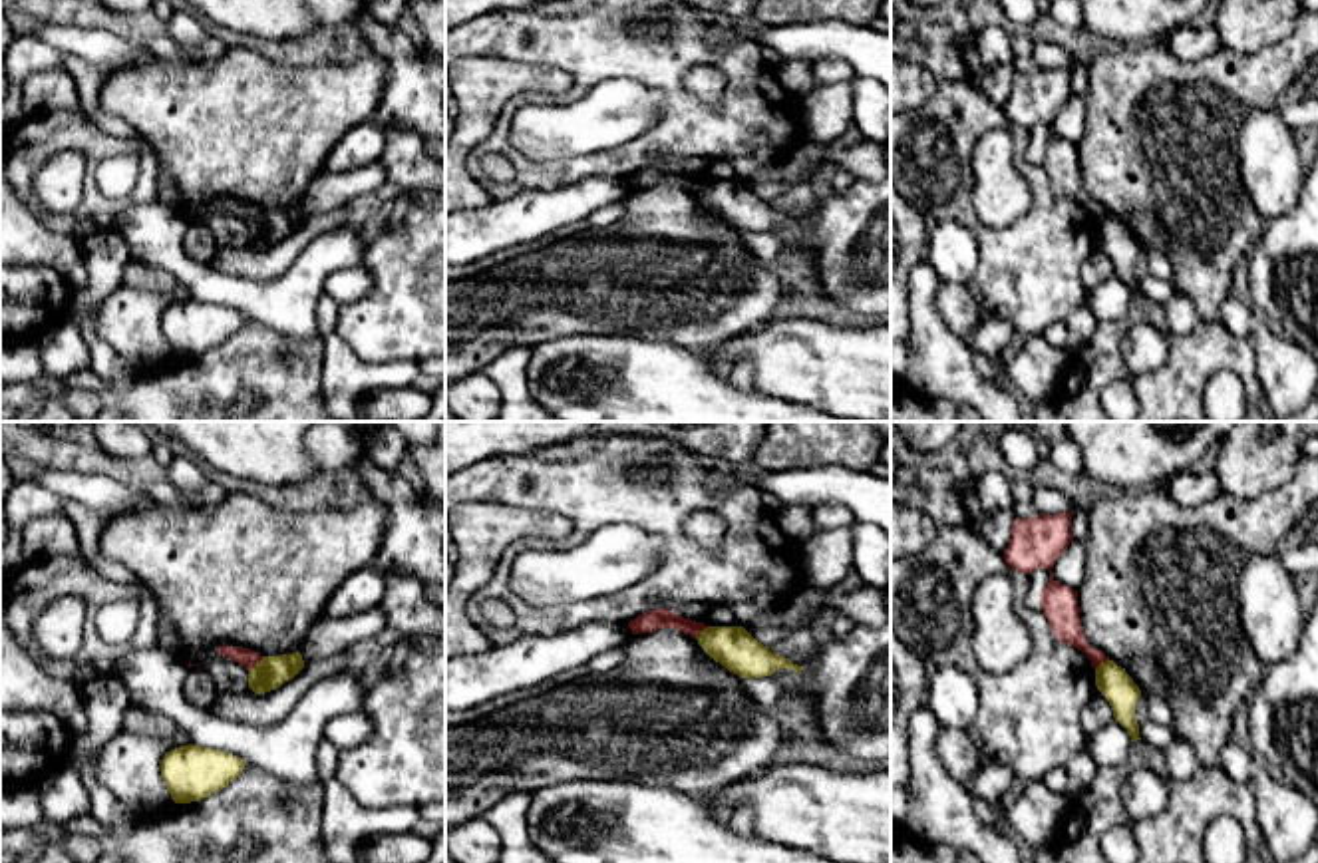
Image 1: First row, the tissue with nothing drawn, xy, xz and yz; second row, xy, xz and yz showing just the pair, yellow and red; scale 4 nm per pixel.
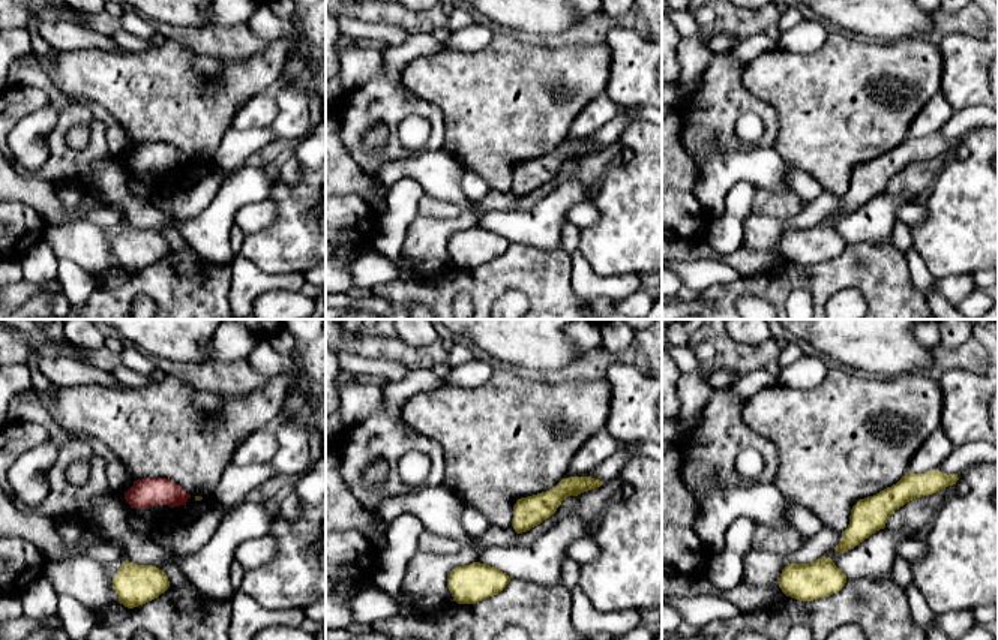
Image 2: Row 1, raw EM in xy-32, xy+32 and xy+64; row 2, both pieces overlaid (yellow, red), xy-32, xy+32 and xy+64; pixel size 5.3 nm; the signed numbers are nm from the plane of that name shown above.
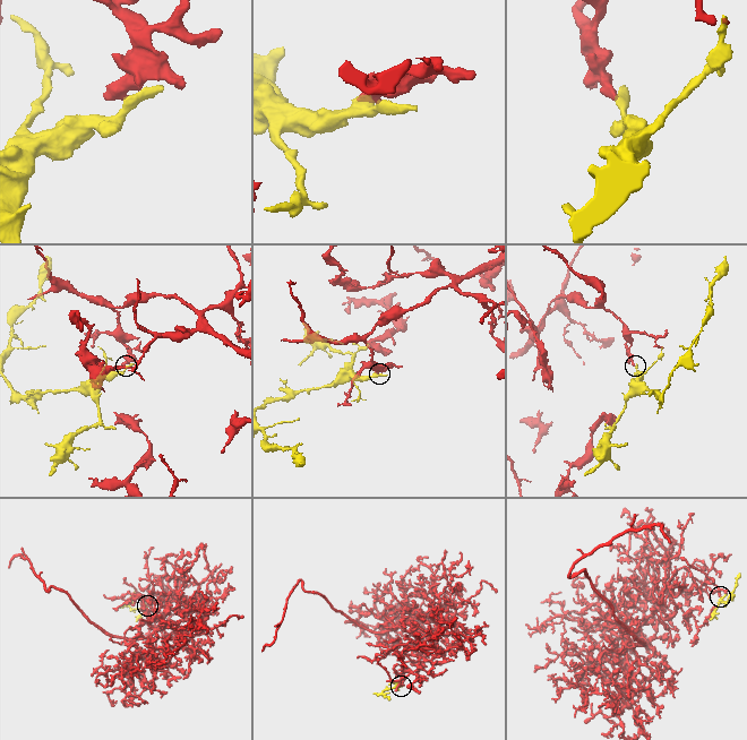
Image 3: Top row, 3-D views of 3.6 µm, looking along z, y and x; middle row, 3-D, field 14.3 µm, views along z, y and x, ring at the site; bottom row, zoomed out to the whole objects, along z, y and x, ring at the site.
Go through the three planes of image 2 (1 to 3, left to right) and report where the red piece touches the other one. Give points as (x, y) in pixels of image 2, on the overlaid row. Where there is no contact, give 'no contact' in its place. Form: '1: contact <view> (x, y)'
1: no contact
2: no contact
3: no contact

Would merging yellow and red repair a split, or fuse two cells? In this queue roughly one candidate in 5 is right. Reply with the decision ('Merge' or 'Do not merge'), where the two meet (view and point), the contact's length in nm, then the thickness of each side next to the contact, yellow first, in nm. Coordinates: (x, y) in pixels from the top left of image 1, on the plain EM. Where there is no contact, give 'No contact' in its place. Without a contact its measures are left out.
Do not merge. Touches yellow at xy (255, 219). Shared border 90 nm. Thickness 140 nm (yellow) against 70 nm

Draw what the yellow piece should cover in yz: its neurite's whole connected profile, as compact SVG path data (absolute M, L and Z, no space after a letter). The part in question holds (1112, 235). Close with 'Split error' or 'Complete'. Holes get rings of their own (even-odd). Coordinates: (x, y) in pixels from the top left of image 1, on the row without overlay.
M1107 213L1095 223L1095 241L1107 253L1115 276L1127 284L1131 296L1141 294L1135 272L1135 259L1141 253L1141 245L1125 223Z. Complete

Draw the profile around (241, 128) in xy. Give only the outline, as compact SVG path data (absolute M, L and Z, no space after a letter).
M227 46L215 62L155 60L115 70L97 91L97 107L105 115L125 121L137 137L155 149L163 173L177 187L177 209L187 219L203 223L221 247L245 247L248 243L248 225L219 209L217 203L241 201L260 211L282 211L300 205L310 181L324 169L328 153L344 133L374 119L384 84L386 62L372 52L354 64L290 68L252 50Z

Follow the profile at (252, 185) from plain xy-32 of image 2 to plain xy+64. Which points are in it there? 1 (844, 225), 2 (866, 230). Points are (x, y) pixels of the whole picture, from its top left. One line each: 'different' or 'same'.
1: same
2: same

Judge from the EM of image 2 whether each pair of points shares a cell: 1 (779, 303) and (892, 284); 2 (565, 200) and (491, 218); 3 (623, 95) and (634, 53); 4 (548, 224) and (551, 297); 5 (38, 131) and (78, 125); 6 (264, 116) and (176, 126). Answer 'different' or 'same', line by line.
1: same
2: same
3: same
4: different
5: different
6: different

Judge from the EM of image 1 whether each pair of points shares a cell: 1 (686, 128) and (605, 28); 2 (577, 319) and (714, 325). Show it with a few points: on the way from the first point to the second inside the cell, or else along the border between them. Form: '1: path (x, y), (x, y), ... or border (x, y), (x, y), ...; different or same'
1: path (678, 102), (672, 88), (631, 46); same
2: path (611, 313), (680, 313); same

